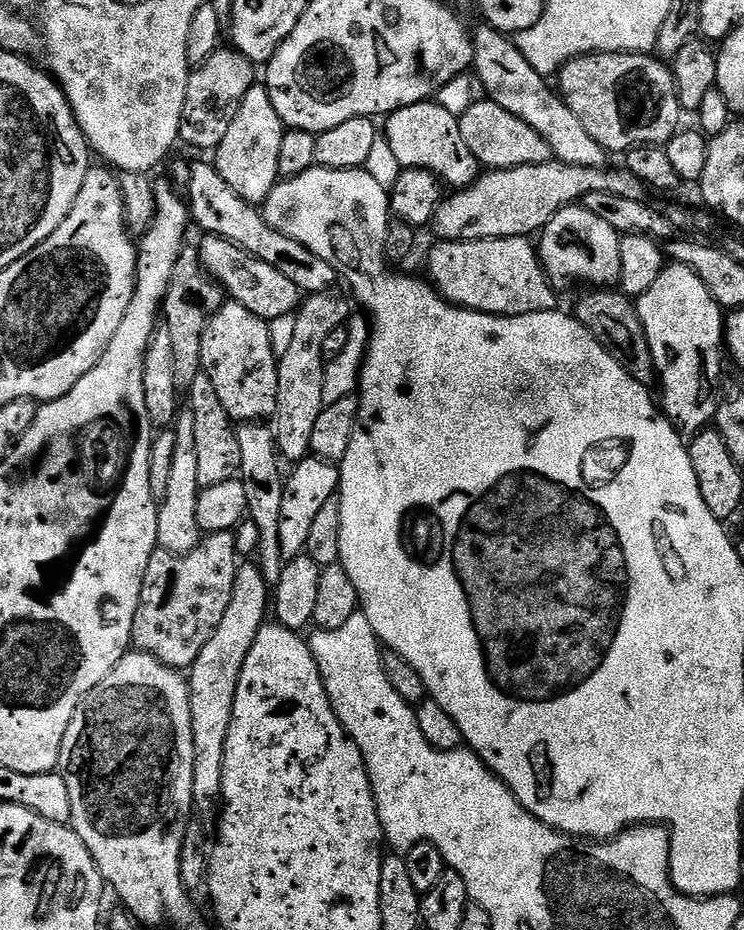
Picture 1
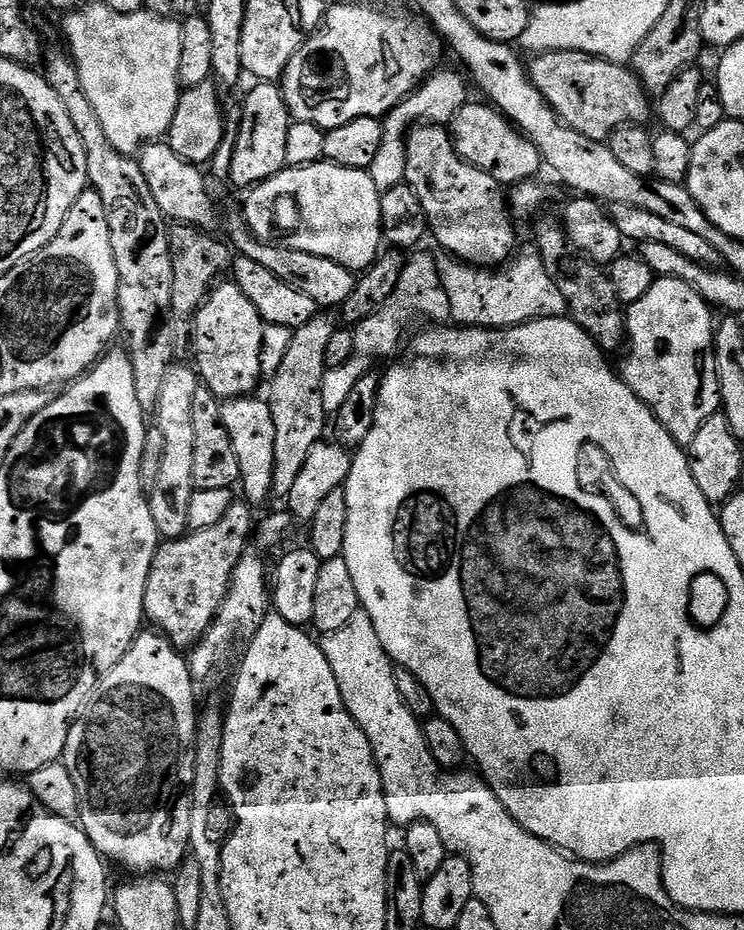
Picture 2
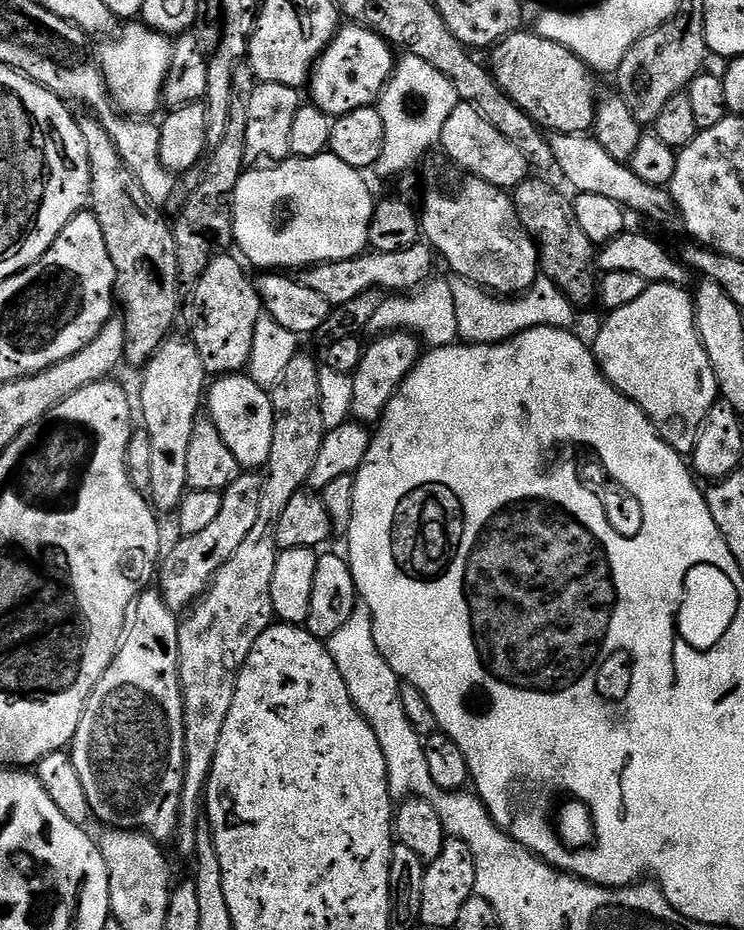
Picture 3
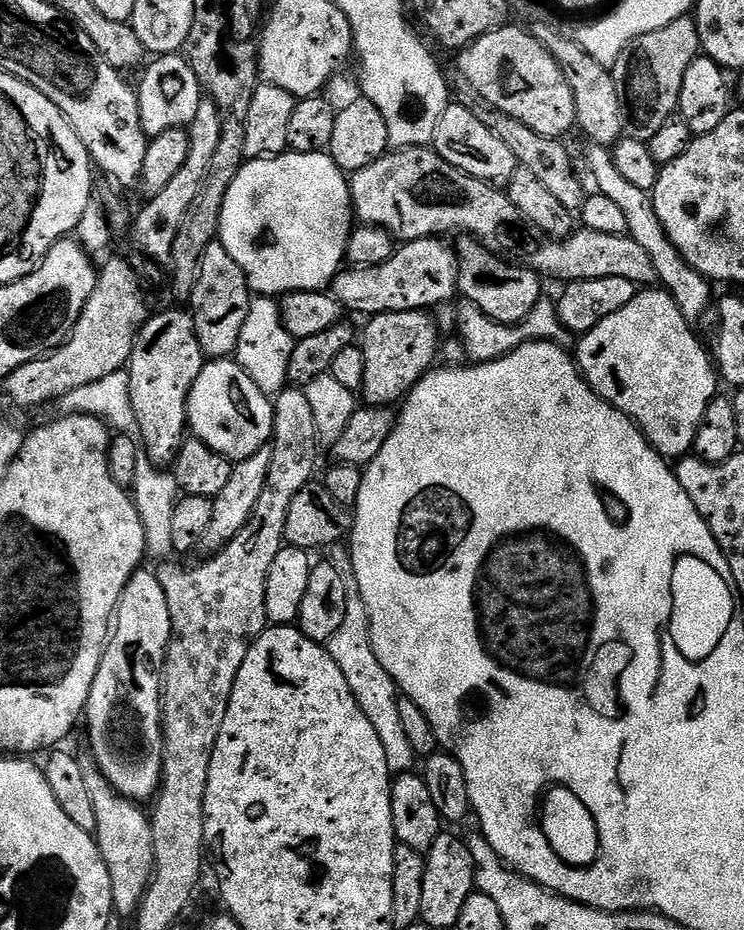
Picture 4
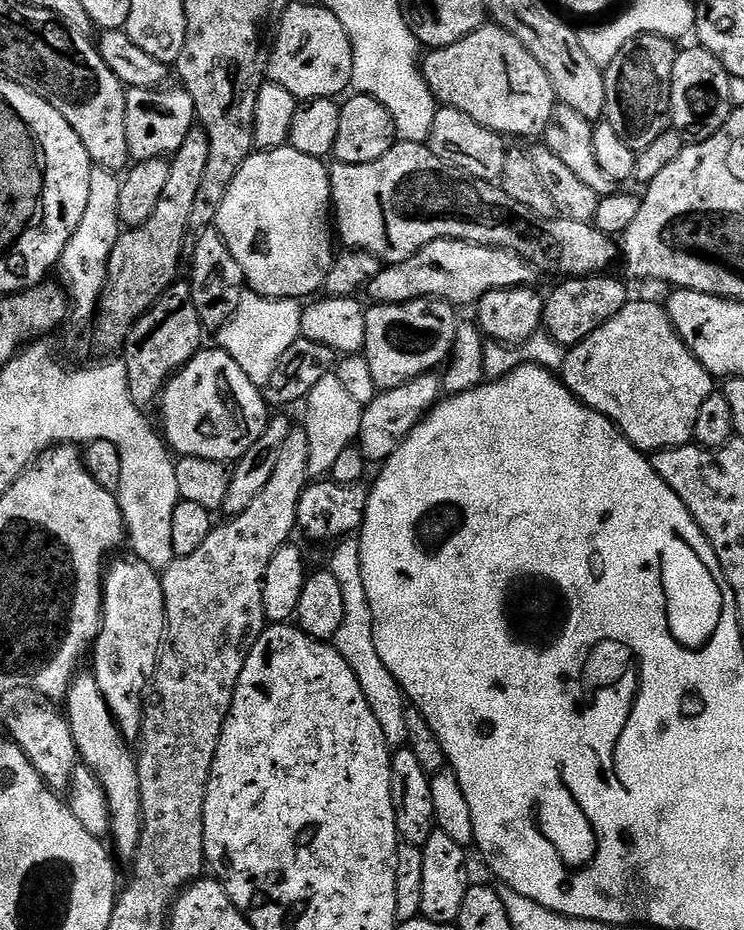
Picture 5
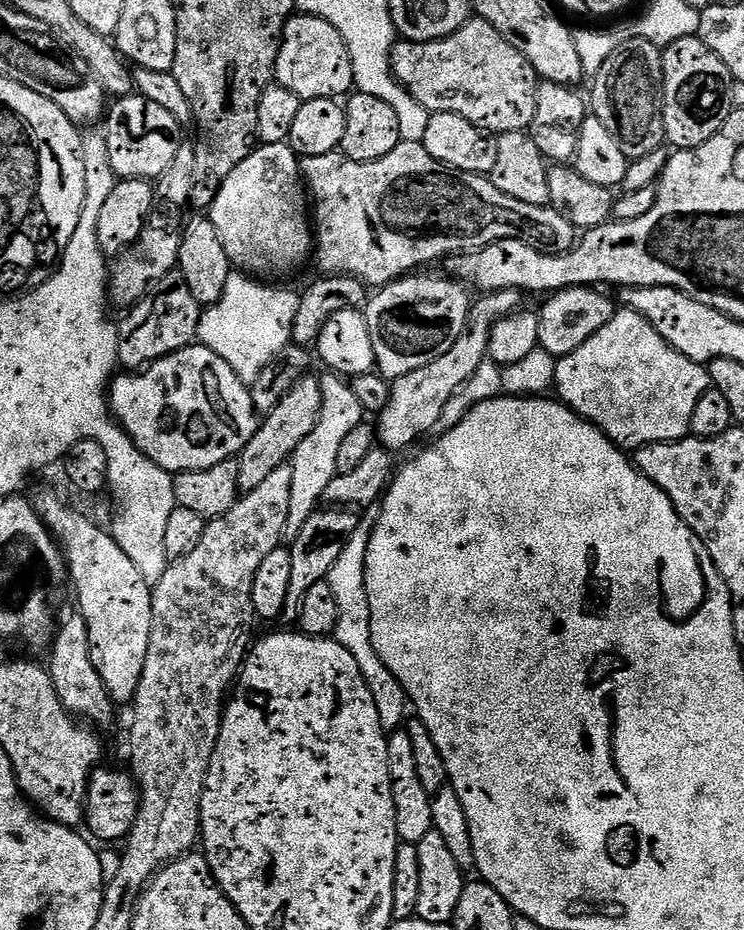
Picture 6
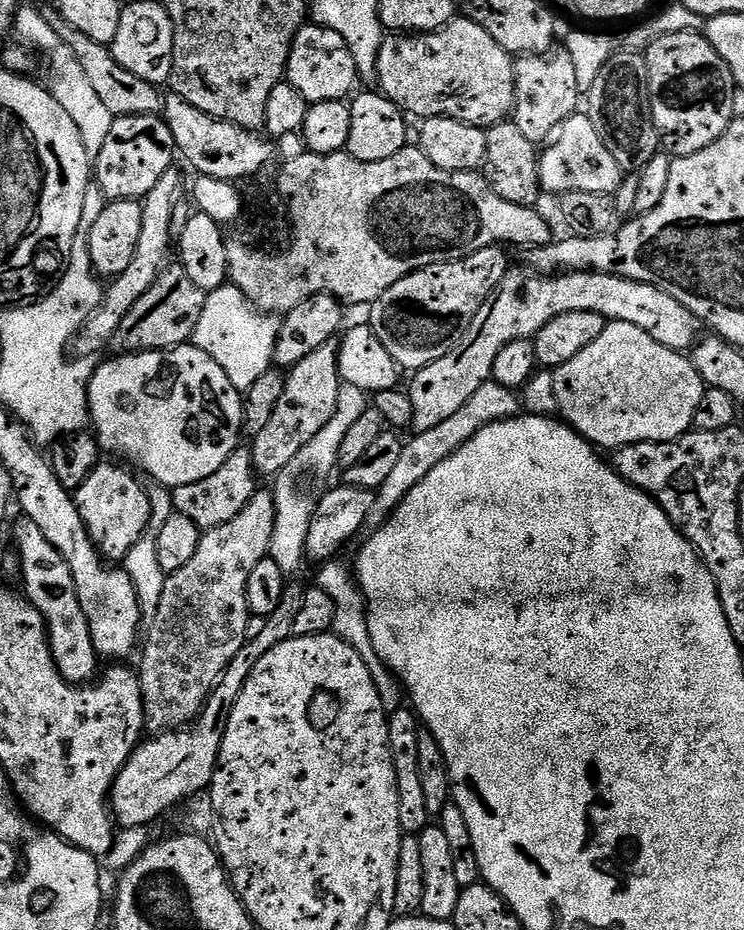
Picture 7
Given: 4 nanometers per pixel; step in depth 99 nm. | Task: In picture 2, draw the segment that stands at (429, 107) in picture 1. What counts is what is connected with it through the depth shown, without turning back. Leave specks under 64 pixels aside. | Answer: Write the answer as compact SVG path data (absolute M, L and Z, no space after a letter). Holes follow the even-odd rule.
M421 122L409 131L405 141L406 170L404 183L409 184L413 194L424 211L428 222L428 232L449 256L463 260L465 264L475 264L477 268L498 268L508 263L517 251L516 228L506 203L505 189L486 170L478 170L458 154L452 141L452 133L447 127L439 124Z

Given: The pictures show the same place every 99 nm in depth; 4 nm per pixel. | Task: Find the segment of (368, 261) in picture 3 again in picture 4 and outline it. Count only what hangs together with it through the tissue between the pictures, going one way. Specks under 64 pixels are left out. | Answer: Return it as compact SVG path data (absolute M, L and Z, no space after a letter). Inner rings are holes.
M428 236L425 240L401 243L396 253L378 265L348 266L337 272L330 288L345 313L361 312L364 318L383 312L419 312L449 303L460 286L460 261L447 239Z

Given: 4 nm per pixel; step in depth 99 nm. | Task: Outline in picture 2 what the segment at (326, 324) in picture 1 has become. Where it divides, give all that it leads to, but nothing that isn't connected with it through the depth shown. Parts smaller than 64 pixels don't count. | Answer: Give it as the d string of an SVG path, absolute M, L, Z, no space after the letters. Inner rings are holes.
M317 314L306 322L306 326L295 329L290 338L290 347L282 361L282 366L270 378L272 384L266 393L270 406L270 414L274 414L274 474L272 475L272 496L287 498L295 479L306 463L306 457L315 444L321 443L323 432L326 432L326 413L322 406L322 378L328 371L326 364L326 346L329 345L330 336L338 329L338 320L332 314Z

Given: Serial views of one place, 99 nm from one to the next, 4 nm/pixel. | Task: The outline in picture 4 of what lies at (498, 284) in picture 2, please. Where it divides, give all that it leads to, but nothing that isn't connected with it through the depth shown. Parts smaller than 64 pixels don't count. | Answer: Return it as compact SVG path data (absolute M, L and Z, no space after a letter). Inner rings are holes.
M541 298L534 306L534 310L530 310L530 314L526 314L526 318L522 318L522 322L517 324L494 322L494 318L482 314L478 306L467 302L461 305L456 308L455 335L460 336L460 344L464 347L465 354L469 356L467 359L471 363L485 364L491 360L497 360L518 350L518 346L529 344L532 340L548 340L565 350L573 347L573 333L569 332L558 318L555 303L551 299L548 301L548 298Z

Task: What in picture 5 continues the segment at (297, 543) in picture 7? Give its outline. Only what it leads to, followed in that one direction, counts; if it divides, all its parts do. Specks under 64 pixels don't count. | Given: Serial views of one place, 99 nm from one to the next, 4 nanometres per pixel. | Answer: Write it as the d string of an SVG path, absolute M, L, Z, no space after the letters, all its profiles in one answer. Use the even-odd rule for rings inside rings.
M330 374L314 382L314 390L310 390L306 407L308 409L304 412L302 427L307 441L310 442L308 474L312 478L324 478L331 473L334 461L342 454L342 450L357 443L364 406L353 399L353 395L349 395L349 391L338 382L336 375Z

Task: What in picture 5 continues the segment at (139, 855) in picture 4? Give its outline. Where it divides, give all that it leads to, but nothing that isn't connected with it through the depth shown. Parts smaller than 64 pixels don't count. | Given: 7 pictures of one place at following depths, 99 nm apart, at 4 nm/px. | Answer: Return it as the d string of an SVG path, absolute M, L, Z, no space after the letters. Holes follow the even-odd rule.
M77 671L70 682L68 694L62 701L63 711L70 726L70 734L74 738L74 746L78 753L79 763L84 764L98 778L102 790L106 794L106 802L112 819L110 833L111 847L116 847L115 855L121 856L125 862L136 859L136 851L140 845L142 834L142 794L138 782L136 756L128 750L129 743L120 733L112 711L106 706L102 688L98 686L95 671Z

